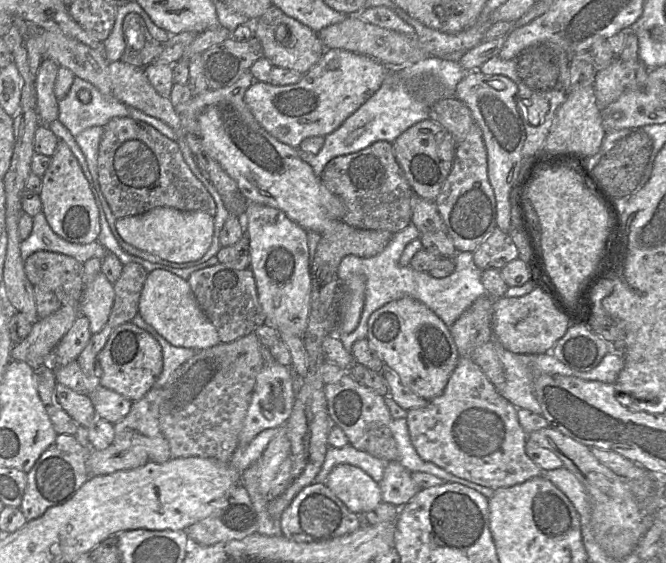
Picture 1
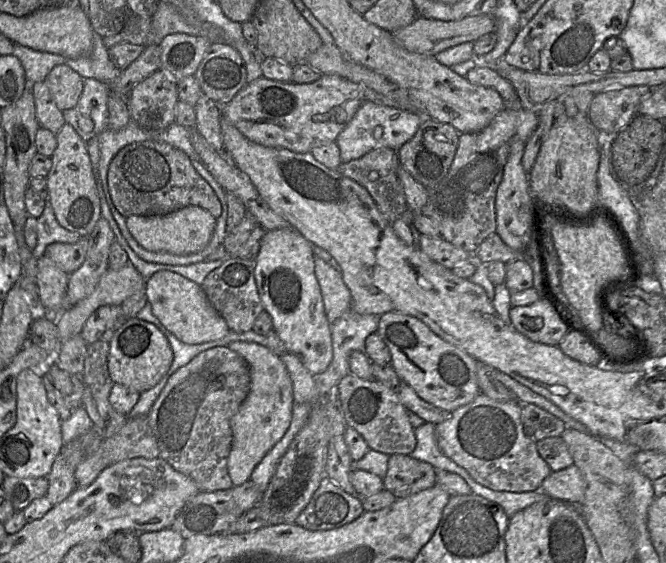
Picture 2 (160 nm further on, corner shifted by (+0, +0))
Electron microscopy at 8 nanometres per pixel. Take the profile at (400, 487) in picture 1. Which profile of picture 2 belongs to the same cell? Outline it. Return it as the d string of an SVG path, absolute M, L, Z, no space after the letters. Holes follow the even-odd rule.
M411 455L389 456L383 488L397 499L431 488L436 484L438 470L431 464L417 460Z

